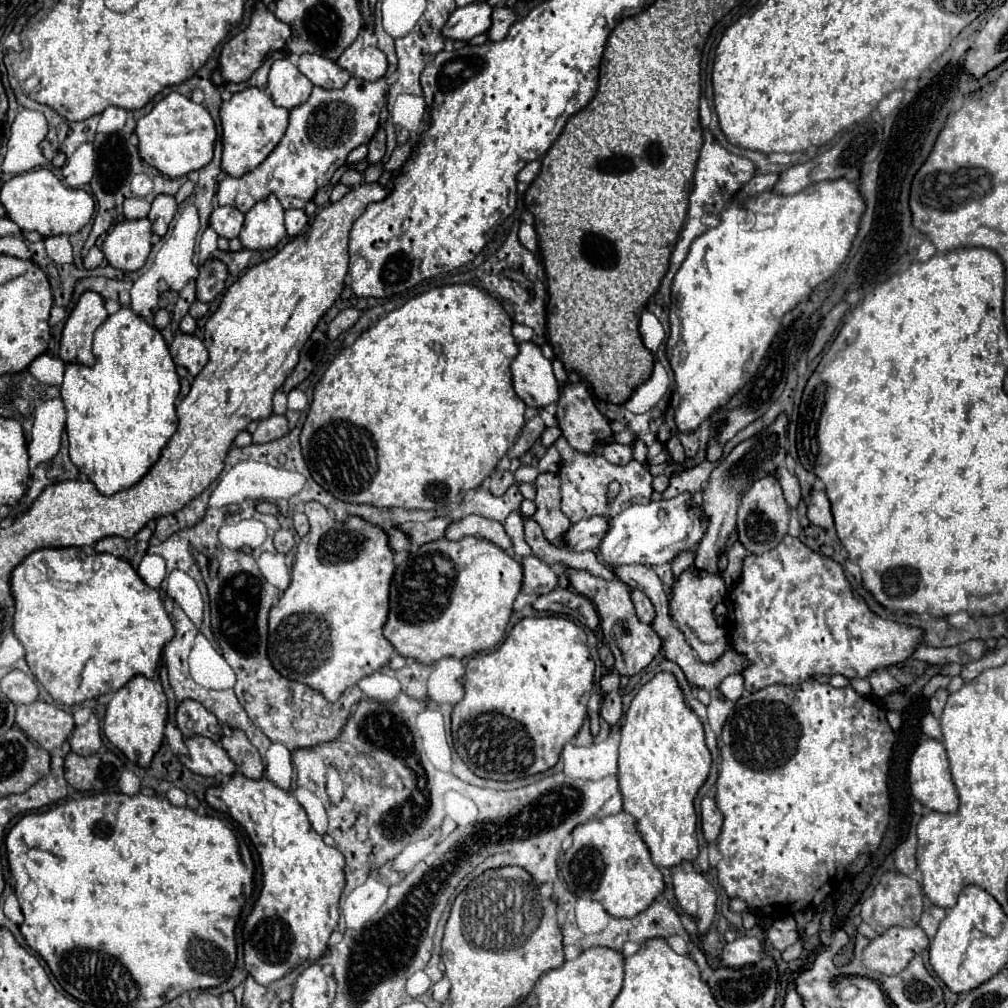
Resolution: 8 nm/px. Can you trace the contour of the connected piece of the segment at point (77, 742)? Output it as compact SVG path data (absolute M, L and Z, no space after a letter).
M90 715L90 721L82 727L76 727L72 731L70 737L70 747L74 753L78 755L94 755L102 745L102 737L100 737L100 723L96 719L96 715Z

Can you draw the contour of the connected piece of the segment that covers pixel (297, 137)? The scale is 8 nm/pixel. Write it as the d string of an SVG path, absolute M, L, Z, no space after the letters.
M352 77L344 87L340 89L322 89L322 87L314 87L312 95L298 107L290 109L290 125L284 133L284 137L280 139L280 143L276 145L276 149L252 171L244 173L242 177L224 177L218 183L218 191L216 191L216 199L218 205L234 205L236 209L240 209L242 213L246 213L254 203L258 203L260 199L266 199L268 193L276 193L276 197L280 199L284 209L302 209L306 207L308 201L312 201L312 197L316 195L316 191L324 185L330 183L332 173L346 163L346 155L356 149L358 145L368 143L380 123L380 113L386 105L386 91L388 91L388 83L384 79L376 79L376 81L362 81Z

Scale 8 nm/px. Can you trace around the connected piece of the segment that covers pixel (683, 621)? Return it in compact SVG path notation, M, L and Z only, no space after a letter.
M692 569L682 571L670 587L670 617L676 621L678 629L684 633L686 641L696 651L696 655L702 663L712 663L724 651L730 649L726 631L720 629L714 619L714 607L716 607L716 603L722 601L724 593L726 593L726 587L724 587L724 581L720 575L700 577Z

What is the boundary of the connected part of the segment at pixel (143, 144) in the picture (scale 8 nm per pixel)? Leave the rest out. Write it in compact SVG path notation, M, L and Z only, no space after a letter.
M170 91L160 99L148 115L136 125L138 153L140 157L162 175L184 177L190 171L198 171L212 161L212 149L216 141L216 125L206 107L194 103L190 97Z

